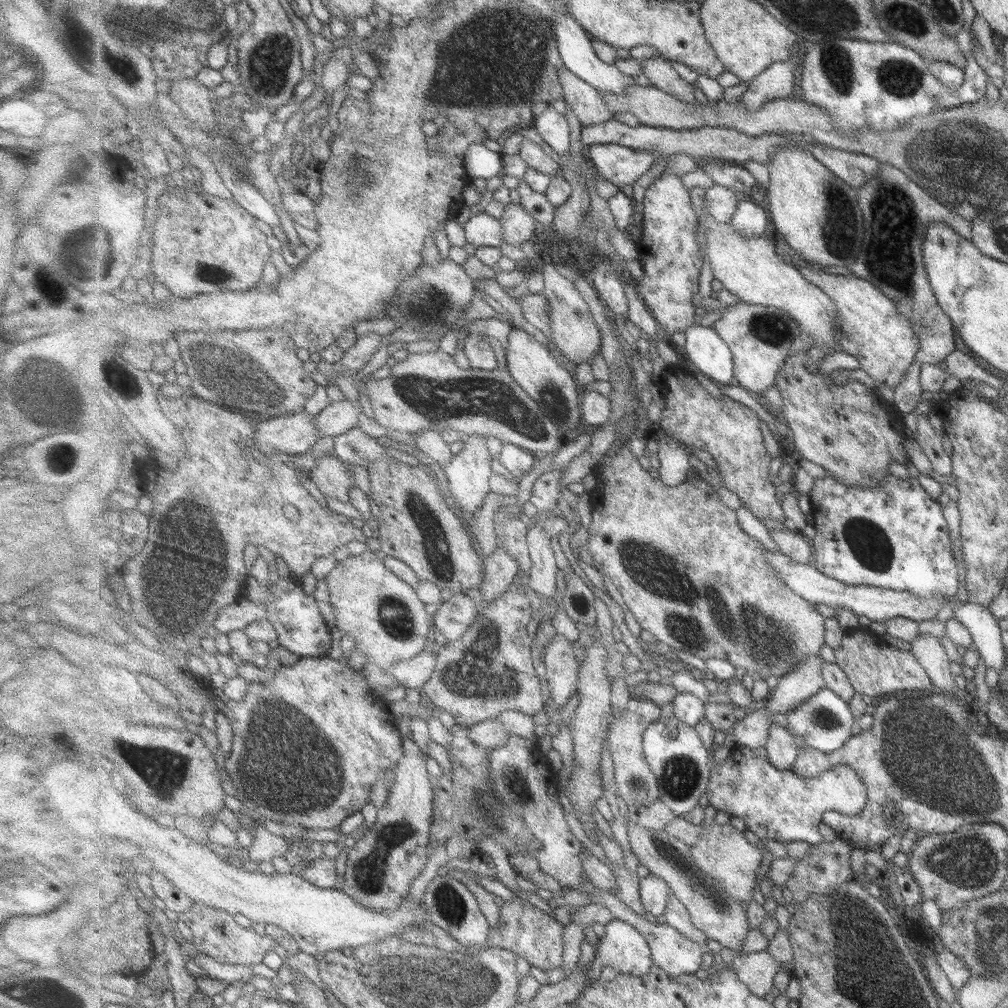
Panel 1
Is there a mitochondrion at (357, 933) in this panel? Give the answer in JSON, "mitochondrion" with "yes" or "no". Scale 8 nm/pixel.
{"mitochondrion":"no"}

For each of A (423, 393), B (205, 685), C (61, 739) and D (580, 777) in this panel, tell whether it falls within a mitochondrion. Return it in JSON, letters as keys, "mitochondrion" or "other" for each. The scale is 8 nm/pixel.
{"A":"mitochondrion","B":"other","C":"other","D":"other"}

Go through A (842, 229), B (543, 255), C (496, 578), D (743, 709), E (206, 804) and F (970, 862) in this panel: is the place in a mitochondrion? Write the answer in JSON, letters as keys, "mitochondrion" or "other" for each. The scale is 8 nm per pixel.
{"A":"mitochondrion","B":"other","C":"other","D":"other","E":"other","F":"mitochondrion"}

